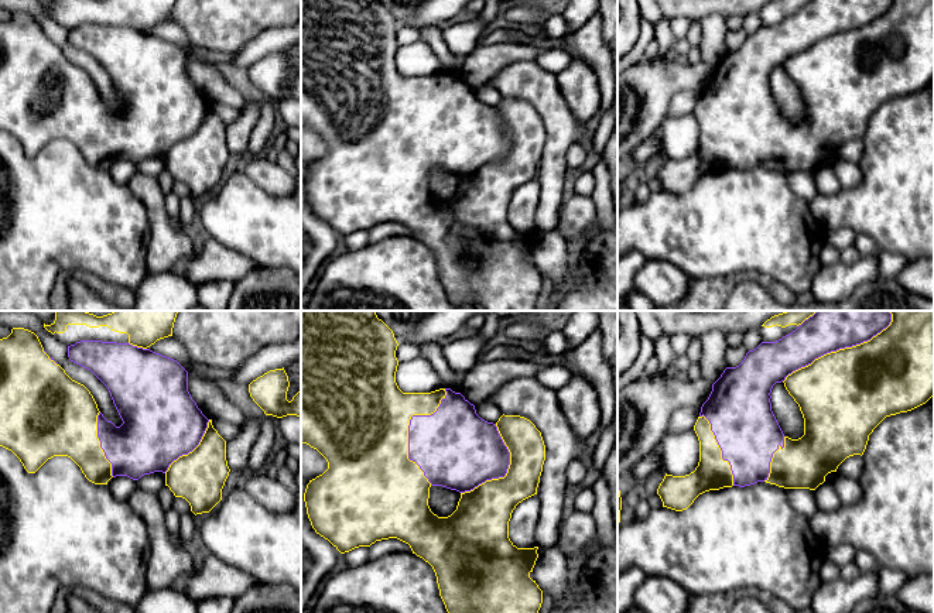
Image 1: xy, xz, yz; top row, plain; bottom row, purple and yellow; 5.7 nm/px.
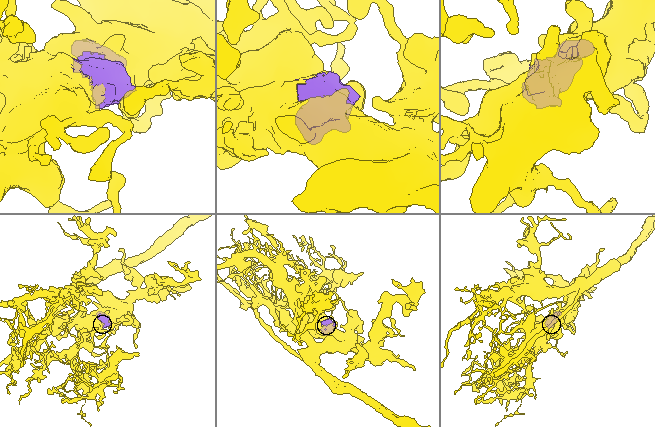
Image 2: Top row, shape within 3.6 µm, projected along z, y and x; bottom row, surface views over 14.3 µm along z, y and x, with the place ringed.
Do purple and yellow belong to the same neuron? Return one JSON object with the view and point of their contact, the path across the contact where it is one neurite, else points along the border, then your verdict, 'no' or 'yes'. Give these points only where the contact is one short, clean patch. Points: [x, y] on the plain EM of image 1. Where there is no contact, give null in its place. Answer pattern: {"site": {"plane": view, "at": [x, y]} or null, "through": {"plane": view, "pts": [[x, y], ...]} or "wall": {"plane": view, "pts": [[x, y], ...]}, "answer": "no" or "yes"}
{"site": {"plane": "xz", "at": [409, 113]}, "answer": "yes"}

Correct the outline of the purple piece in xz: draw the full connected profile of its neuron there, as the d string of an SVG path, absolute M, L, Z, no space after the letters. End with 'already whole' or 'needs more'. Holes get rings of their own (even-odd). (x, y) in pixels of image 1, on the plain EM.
M301 0L301 126L317 133L328 145L328 153L309 164L304 177L307 198L317 218L328 223L341 237L376 225L397 222L410 229L413 237L428 246L437 260L439 280L449 301L463 311L483 305L487 311L536 311L536 301L543 287L543 274L530 261L538 242L534 232L517 232L509 222L509 205L519 186L537 178L545 129L536 109L520 99L502 99L496 107L482 103L461 76L439 72L431 76L403 76L396 66L398 44L397 24L393 14L377 0ZM442 169L461 177L456 194L448 201L438 201L428 189L430 171Z; needs more

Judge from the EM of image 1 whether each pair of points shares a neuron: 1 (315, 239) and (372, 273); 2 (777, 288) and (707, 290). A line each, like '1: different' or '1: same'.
1: different
2: same

